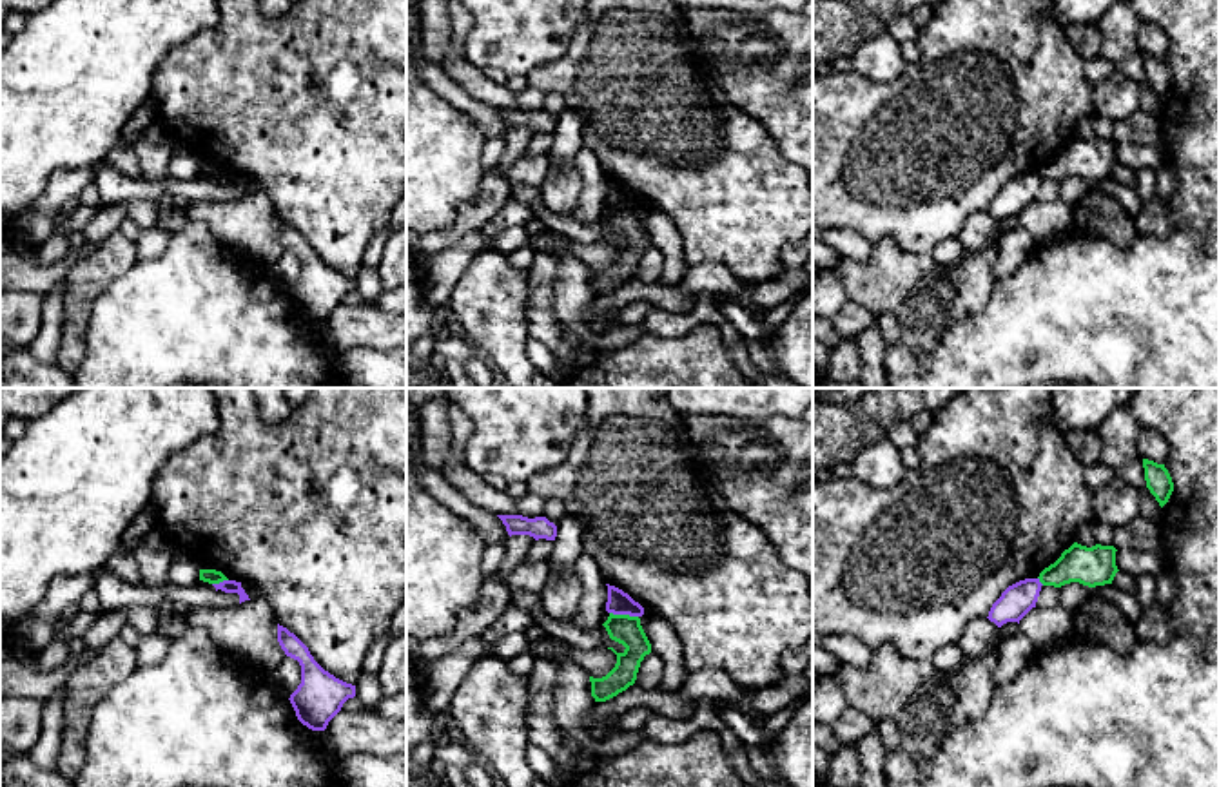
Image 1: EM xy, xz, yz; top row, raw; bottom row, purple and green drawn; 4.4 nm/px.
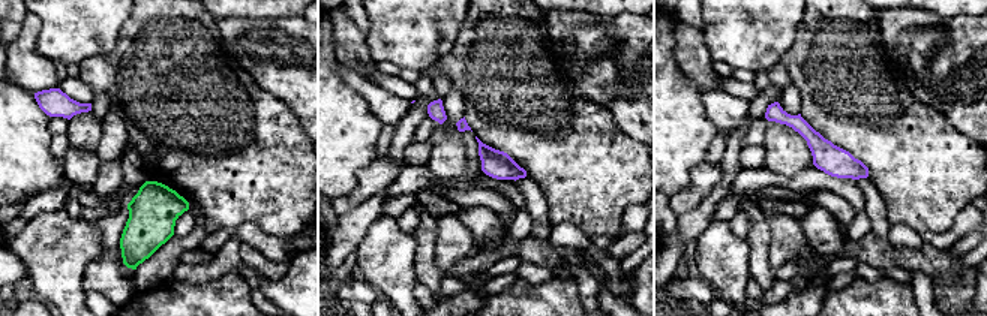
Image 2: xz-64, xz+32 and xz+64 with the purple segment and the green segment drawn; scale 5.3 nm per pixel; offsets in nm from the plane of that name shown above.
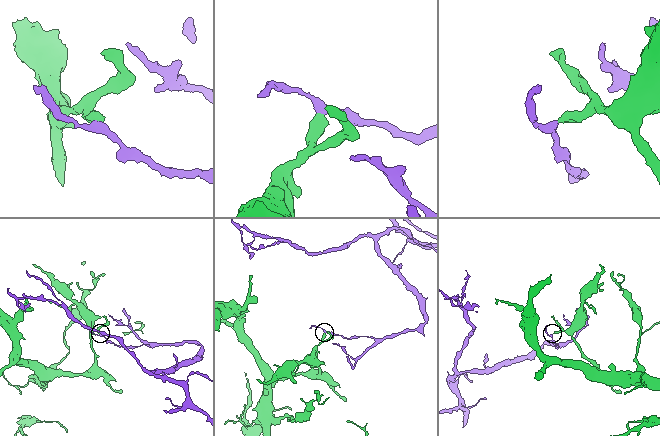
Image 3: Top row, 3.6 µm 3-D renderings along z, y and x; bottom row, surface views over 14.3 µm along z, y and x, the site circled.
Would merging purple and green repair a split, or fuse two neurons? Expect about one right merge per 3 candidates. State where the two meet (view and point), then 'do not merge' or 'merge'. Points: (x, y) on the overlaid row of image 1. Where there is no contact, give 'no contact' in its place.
xz (624, 613) | do not merge

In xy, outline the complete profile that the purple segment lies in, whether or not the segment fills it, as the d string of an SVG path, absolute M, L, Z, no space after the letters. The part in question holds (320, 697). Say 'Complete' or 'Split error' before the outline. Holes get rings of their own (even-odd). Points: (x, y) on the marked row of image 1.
Complete. M278 624L278 642L287 656L301 666L301 684L290 695L297 720L312 731L325 731L348 698L356 696L356 685L325 671L308 647L287 627Z

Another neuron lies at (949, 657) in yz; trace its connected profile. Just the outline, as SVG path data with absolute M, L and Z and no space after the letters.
M958 644L943 646L934 656L932 664L936 671L954 673L963 664L965 655L958 647Z

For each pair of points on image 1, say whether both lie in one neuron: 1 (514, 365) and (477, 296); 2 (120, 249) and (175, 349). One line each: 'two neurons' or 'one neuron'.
1: one neuron
2: two neurons

